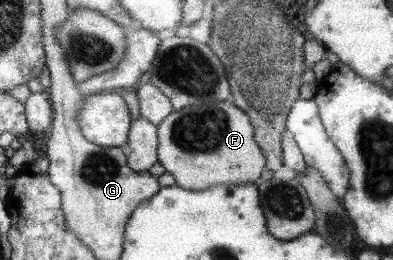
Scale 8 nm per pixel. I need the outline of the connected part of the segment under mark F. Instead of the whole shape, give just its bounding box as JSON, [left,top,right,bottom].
[158,99,266,192]

